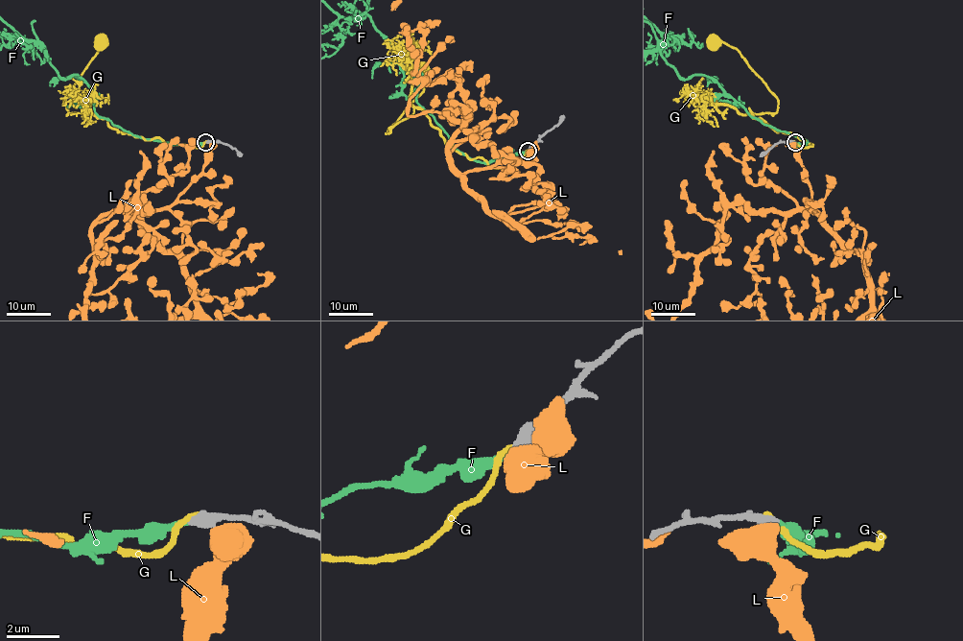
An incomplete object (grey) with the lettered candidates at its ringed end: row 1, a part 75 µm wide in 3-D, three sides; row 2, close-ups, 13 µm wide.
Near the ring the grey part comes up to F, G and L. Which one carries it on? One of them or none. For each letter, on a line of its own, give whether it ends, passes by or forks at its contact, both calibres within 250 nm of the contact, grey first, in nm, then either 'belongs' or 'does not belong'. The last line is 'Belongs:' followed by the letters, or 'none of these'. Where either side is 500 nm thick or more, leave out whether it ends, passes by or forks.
F: it ends | 440/200 nm | belongs
G: 550/240 nm | does not belong
L: 600/850 nm | does not belong
Belongs: F

